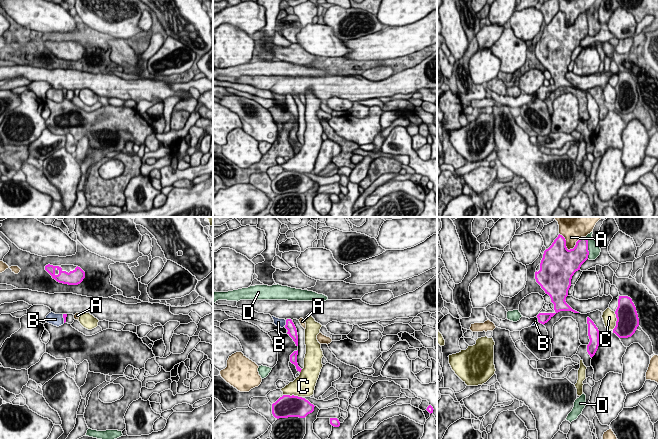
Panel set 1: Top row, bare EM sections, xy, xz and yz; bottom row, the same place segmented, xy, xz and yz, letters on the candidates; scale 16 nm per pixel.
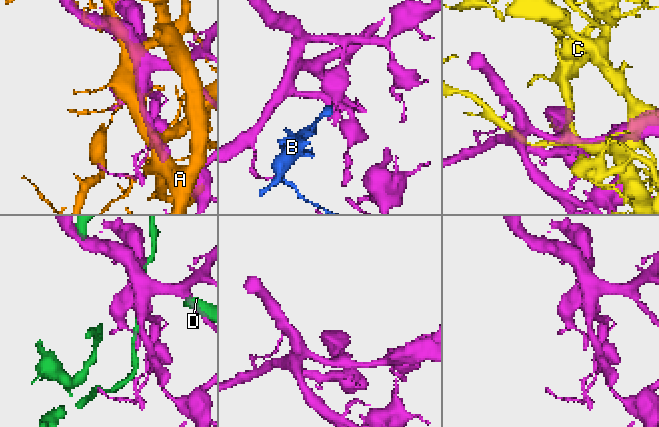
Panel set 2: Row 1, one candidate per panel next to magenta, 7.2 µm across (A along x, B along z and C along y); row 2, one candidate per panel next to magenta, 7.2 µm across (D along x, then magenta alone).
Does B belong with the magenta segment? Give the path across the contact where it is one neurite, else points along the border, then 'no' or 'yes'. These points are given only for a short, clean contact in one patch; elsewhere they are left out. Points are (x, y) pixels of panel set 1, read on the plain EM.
border xz (286, 96), (284, 102); no

